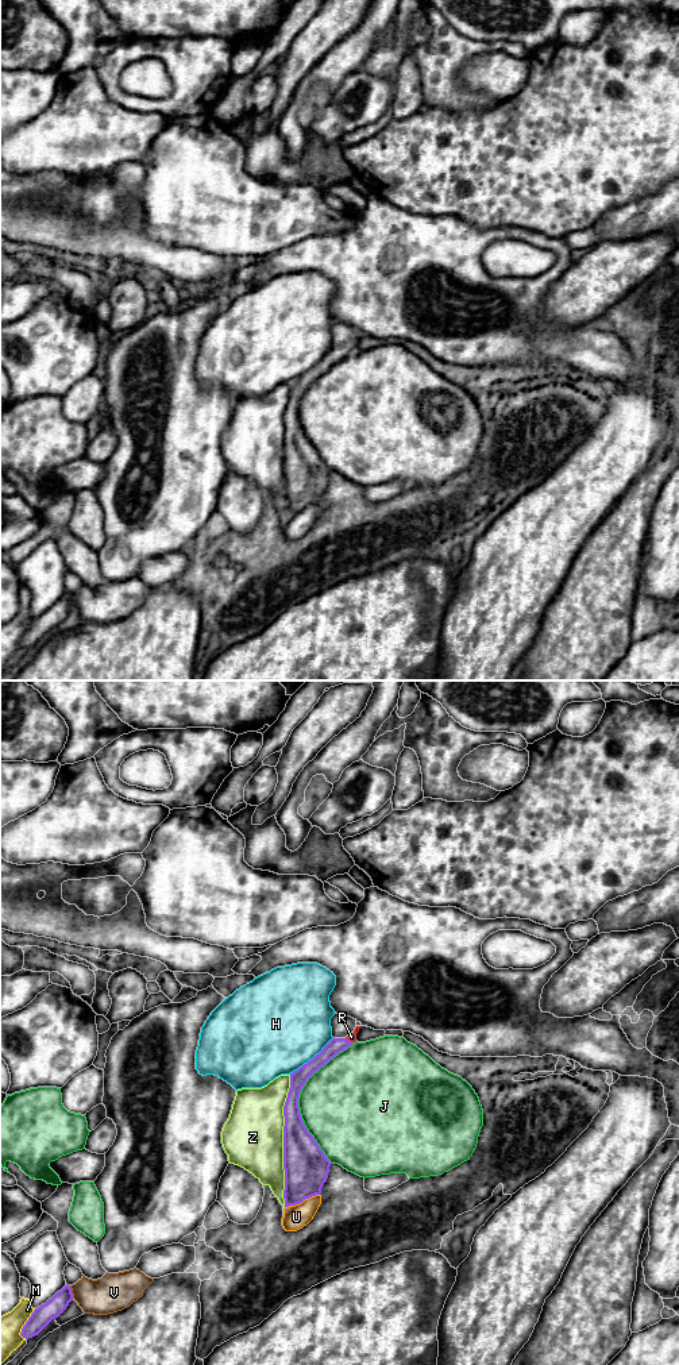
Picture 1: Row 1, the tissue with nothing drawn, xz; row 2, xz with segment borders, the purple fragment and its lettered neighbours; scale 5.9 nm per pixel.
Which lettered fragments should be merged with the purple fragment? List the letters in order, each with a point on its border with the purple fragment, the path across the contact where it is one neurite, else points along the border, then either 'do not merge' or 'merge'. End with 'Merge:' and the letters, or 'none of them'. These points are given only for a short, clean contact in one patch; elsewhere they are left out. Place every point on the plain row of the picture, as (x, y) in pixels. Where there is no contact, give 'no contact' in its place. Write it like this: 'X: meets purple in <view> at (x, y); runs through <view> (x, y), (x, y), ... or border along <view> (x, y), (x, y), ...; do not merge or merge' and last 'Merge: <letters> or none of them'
H: meets purple in xz at (312, 367); do not merge
J: meets purple in xz at (299, 405); do not merge
M: meets purple in xz at (26, 632); do not merge
R: meets purple in xz at (347, 349); runs through xz (336, 354), (347, 349), (351, 346); merge
U: meets purple in xz at (301, 511); do not merge
V: meets purple in xz at (70, 601); do not merge
Z: meets purple in xz at (284, 448); do not merge
Merge: R

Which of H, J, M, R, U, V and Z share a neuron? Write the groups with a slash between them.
H / J / M / R / U / V / Z

